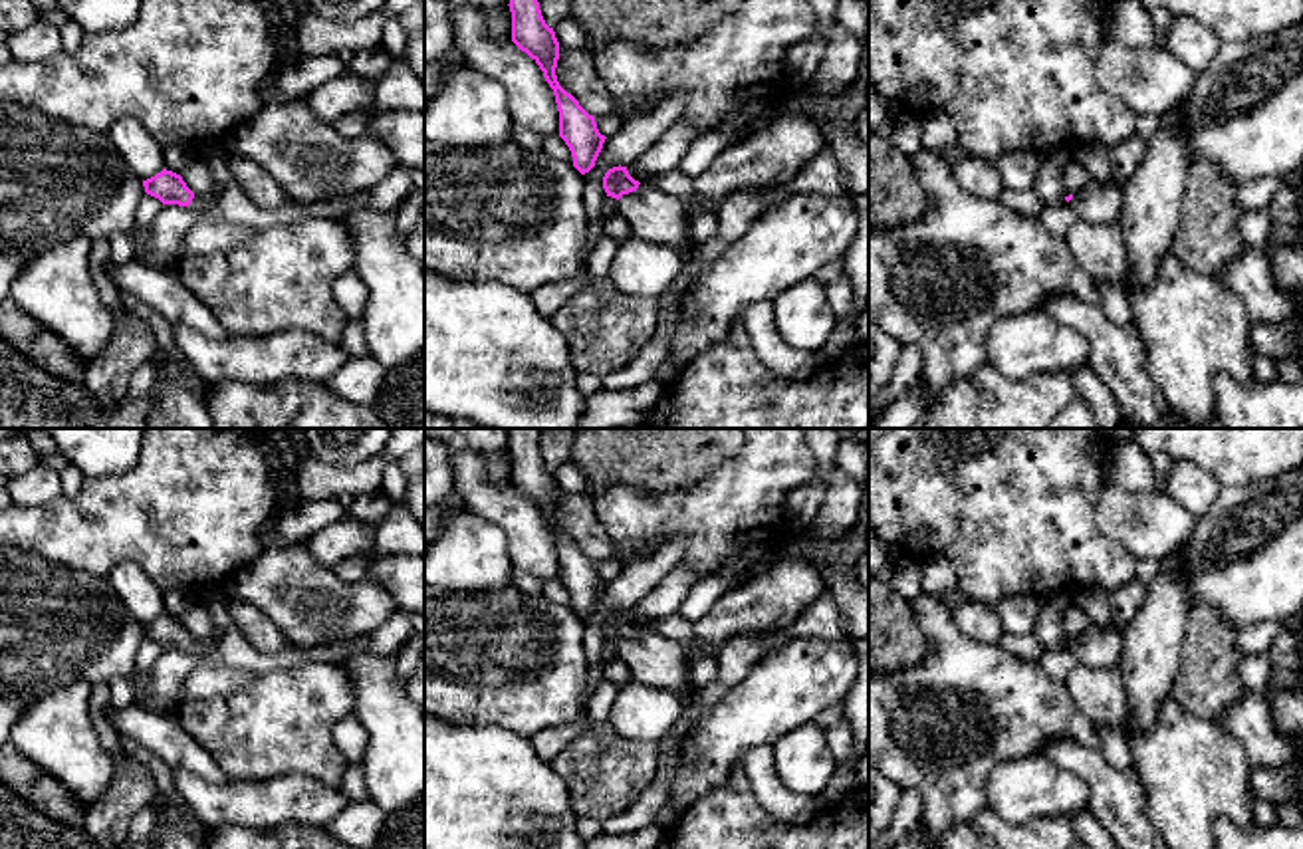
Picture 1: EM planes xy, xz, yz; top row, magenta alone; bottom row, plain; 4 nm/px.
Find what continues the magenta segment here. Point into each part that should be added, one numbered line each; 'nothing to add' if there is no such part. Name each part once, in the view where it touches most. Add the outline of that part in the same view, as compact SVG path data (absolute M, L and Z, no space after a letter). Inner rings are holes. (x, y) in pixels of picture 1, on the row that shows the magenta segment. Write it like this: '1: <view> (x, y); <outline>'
1: xz (653, 215); M639 184L617 200L617 212L631 224L637 238L662 242L682 258L696 248L686 222L686 202L674 194Z

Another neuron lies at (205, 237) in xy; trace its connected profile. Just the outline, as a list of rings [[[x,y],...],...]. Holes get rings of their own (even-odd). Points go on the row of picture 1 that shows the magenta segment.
[[[198,222],[186,232],[182,244],[177,250],[175,264],[167,270],[177,274],[177,268],[184,258],[242,246],[252,240],[254,232],[256,230],[248,224]]]

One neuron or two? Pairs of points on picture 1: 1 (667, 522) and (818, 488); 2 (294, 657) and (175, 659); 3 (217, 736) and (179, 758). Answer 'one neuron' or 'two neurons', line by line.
1: two neurons
2: one neuron
3: two neurons

